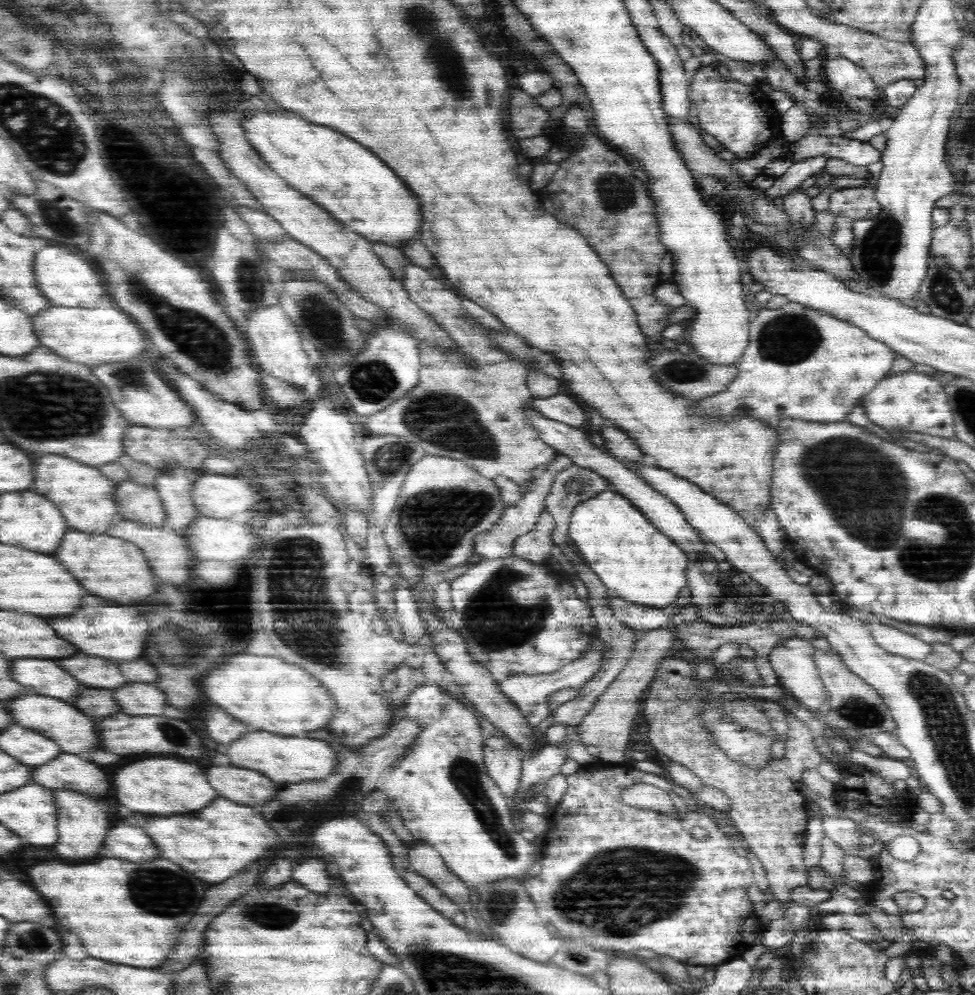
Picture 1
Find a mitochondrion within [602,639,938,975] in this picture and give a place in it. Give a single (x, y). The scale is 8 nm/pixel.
(860, 712)

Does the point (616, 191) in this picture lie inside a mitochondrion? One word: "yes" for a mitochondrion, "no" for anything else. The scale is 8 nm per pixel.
yes

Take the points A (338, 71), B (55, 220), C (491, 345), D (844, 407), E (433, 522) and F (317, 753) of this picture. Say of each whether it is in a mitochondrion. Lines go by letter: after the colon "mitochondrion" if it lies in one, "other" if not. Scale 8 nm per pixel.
A: other
B: mitochondrion
C: other
D: other
E: mitochondrion
F: other

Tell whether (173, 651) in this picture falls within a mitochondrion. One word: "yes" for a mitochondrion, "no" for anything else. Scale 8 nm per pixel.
yes

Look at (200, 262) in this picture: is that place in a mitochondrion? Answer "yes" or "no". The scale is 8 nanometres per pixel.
no

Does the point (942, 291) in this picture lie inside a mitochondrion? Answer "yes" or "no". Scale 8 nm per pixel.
yes

